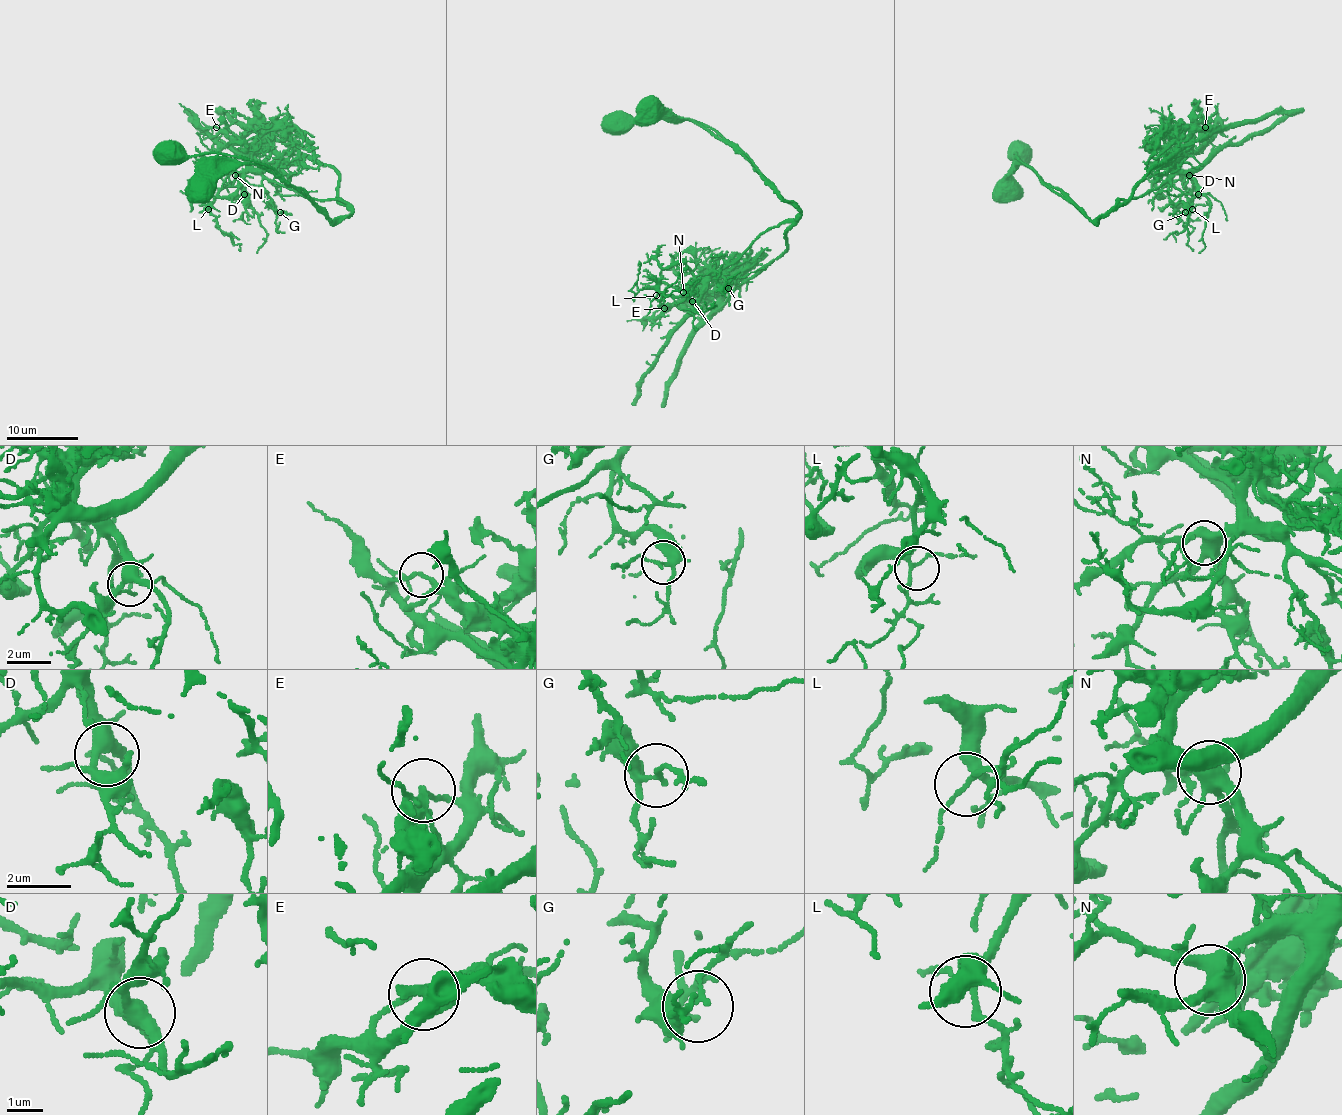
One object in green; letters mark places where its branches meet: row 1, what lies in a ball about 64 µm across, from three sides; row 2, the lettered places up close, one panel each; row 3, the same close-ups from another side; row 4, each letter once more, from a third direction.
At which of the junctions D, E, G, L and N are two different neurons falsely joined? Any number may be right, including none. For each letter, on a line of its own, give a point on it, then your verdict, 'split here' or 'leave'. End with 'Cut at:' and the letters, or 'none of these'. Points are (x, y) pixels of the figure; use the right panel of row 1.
D: at (1198, 194); leave
E: at (1205, 127); split here
G: at (1185, 212); leave
L: at (1192, 209); leave
N: at (1189, 175); leave
Cut at: E

